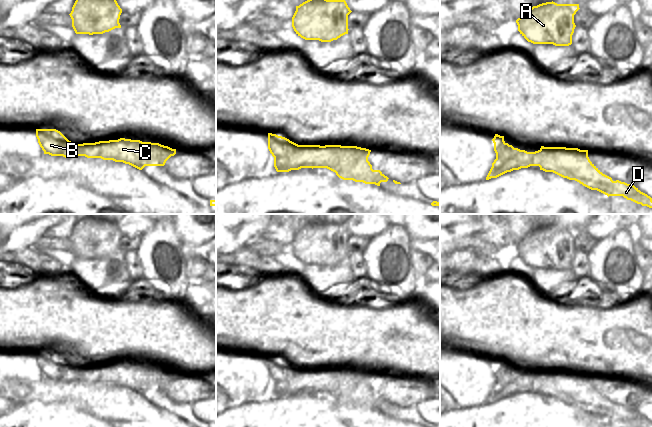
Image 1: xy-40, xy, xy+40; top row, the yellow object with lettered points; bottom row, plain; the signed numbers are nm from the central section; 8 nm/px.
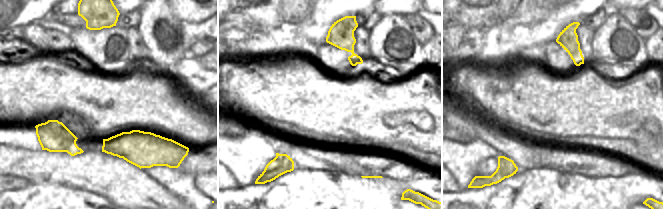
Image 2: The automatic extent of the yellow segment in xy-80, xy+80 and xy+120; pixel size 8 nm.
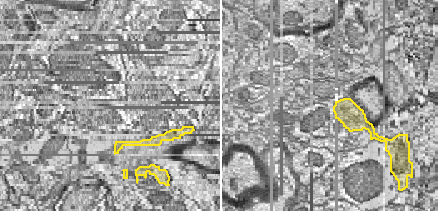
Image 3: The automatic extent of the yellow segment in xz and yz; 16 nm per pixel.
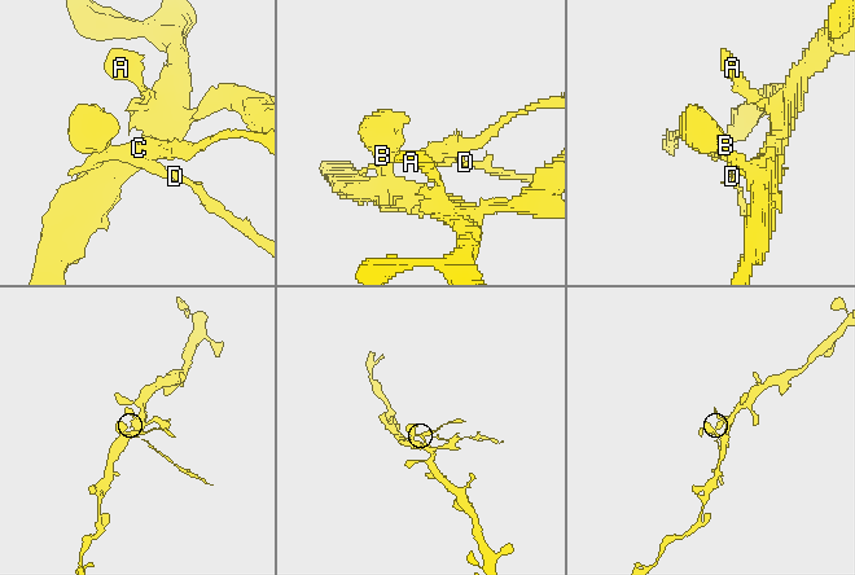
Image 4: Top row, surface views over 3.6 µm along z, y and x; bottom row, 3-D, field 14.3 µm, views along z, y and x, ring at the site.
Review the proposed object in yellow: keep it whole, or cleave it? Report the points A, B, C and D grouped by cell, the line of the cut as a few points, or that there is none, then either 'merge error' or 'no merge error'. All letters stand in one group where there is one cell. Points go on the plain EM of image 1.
groups A B / C D; cut xy (295, 367), (292, 379), (288, 383), (291, 393); merge error

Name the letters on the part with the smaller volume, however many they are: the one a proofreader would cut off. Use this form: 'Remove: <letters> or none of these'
Remove: C, D

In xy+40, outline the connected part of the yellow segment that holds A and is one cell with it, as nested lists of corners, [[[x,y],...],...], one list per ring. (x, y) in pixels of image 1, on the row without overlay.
[[[553,225],[533,230],[516,244],[518,255],[533,268],[569,270],[576,251],[574,239],[579,233],[579,228]]]

